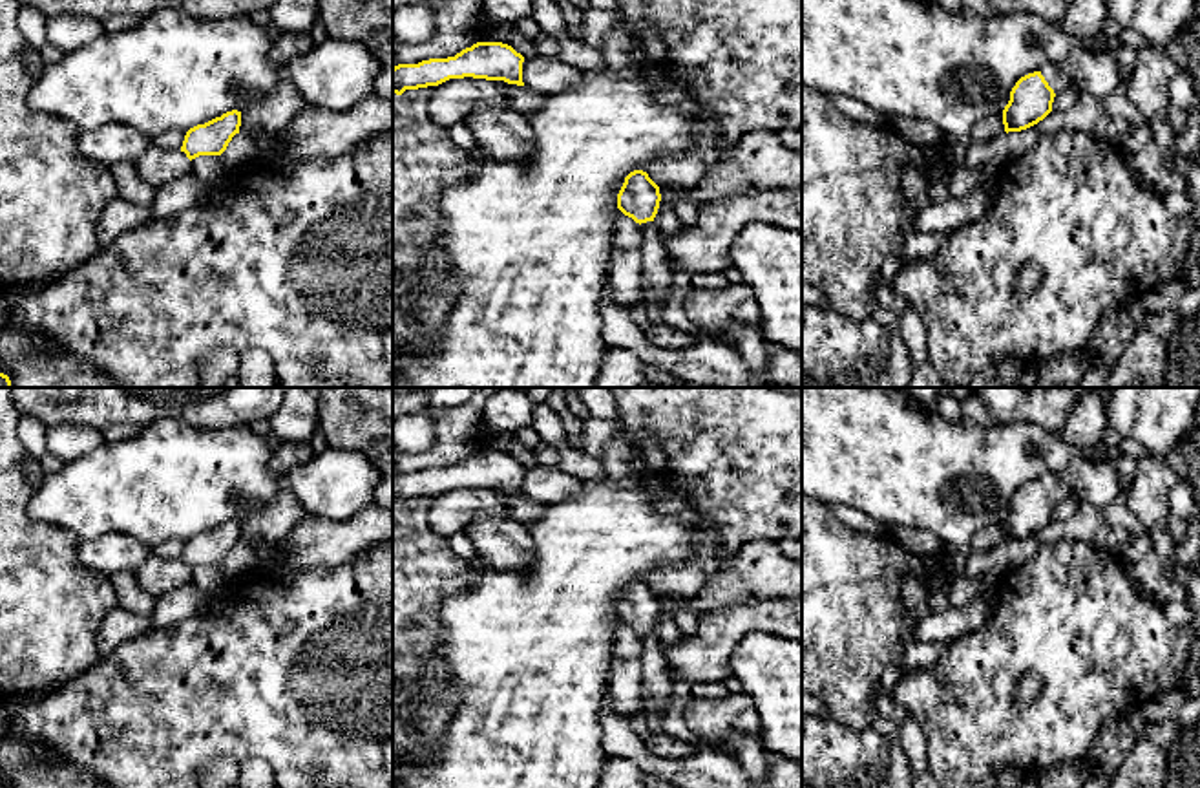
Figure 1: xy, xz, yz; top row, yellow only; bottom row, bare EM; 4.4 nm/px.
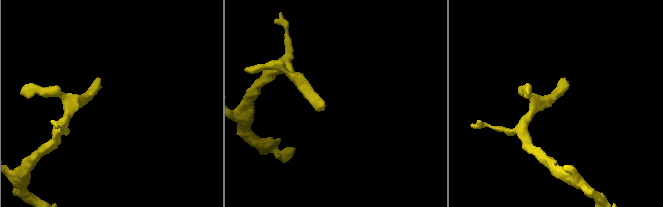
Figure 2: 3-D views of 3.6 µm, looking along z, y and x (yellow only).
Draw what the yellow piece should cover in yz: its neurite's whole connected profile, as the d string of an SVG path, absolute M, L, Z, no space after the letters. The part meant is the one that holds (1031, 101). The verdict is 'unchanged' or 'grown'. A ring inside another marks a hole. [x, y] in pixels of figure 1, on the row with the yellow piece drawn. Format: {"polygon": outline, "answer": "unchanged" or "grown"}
{"polygon": "M1079 48L1061 64L1045 64L1039 71L1021 77L1010 91L1003 110L1005 132L1021 132L1052 112L1054 97L1061 91L1109 97L1118 86L1118 62L1114 53Z", "answer": "grown"}

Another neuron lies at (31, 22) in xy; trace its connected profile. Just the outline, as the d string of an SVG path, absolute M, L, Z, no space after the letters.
M20 7L18 29L35 49L42 49L47 44L46 38L46 16L35 7Z

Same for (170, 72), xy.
M157 9L135 26L102 33L46 66L27 101L35 112L66 119L80 132L119 122L153 139L170 130L188 132L232 110L243 113L281 77L272 60L270 33L248 15L195 18Z

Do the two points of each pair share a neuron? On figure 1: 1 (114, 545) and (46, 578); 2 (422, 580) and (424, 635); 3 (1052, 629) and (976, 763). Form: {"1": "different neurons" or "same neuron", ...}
{"1": "different neurons", "2": "same neuron", "3": "same neuron"}

